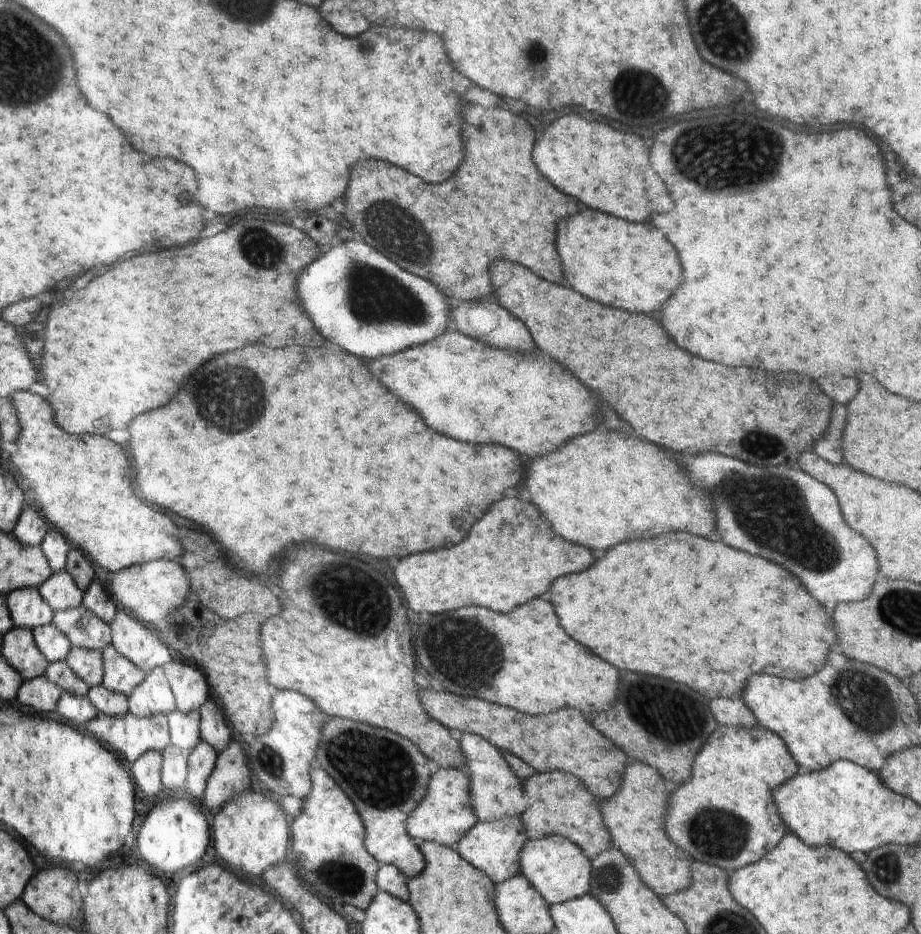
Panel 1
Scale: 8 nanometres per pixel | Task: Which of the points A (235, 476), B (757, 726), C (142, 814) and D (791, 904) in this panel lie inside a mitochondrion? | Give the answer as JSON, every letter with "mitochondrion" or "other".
{"A":"other","B":"other","C":"other","D":"other"}

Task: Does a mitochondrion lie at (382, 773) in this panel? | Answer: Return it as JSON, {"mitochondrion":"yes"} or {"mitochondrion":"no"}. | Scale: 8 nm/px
{"mitochondrion":"yes"}

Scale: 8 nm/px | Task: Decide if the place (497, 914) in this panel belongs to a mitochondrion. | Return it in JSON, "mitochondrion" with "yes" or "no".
{"mitochondrion":"no"}

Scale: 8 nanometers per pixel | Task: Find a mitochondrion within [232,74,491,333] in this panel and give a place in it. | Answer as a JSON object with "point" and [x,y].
{"point":[395,228]}

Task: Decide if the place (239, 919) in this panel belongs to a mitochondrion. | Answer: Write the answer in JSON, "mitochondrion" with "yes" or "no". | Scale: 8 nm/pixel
{"mitochondrion":"no"}

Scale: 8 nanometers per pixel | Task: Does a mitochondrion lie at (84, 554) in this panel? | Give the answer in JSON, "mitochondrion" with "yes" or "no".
{"mitochondrion":"no"}

